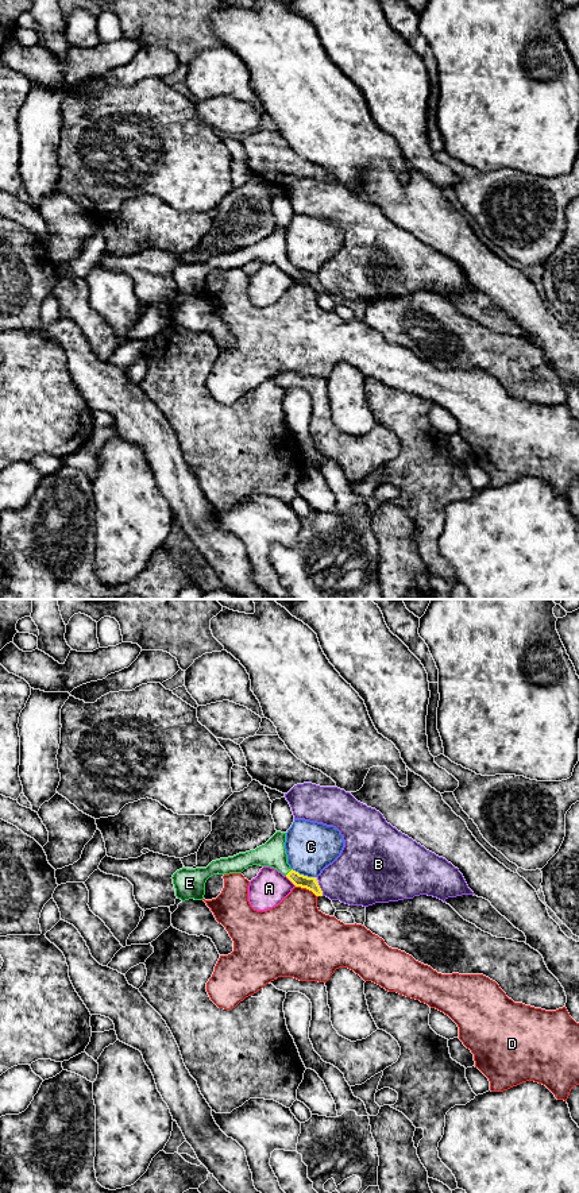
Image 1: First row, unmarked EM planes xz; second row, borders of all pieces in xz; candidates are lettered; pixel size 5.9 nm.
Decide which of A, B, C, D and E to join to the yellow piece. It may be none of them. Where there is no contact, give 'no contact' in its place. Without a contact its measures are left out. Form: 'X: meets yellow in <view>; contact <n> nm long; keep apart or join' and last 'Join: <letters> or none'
A: meets yellow in xz; contact 90 nm long; keep apart
B: meets yellow in xz; contact 90 nm long; keep apart
C: meets yellow in xz; contact 160 nm long; keep apart
D: meets yellow in xz; contact 150 nm long; keep apart
E: meets yellow in xz; contact 60 nm long; join
Join: E

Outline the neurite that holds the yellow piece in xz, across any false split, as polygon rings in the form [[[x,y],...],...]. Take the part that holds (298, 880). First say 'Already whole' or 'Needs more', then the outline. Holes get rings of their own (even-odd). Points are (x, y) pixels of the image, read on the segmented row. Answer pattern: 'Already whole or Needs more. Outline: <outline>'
Needs more. Outline: [[[277,831],[265,845],[233,857],[212,861],[206,868],[182,868],[173,875],[175,896],[182,901],[194,899],[202,900],[205,883],[213,875],[242,873],[252,865],[270,866],[286,876],[296,887],[306,888],[316,896],[323,896],[323,891],[316,877],[308,877],[293,870],[287,864],[285,849],[286,833]]]

